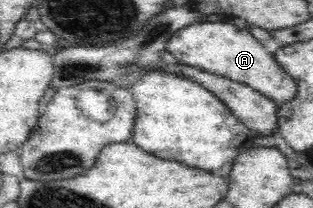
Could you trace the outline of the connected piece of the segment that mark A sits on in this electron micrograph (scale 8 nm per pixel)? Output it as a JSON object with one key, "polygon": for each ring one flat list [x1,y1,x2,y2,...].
{"polygon":[[200,20,176,30,166,39,166,51,184,63,212,74,218,74,249,86,264,96,271,98,277,105,288,102,296,96,296,83,273,57,271,47,264,47,252,33,238,29,227,22]]}

